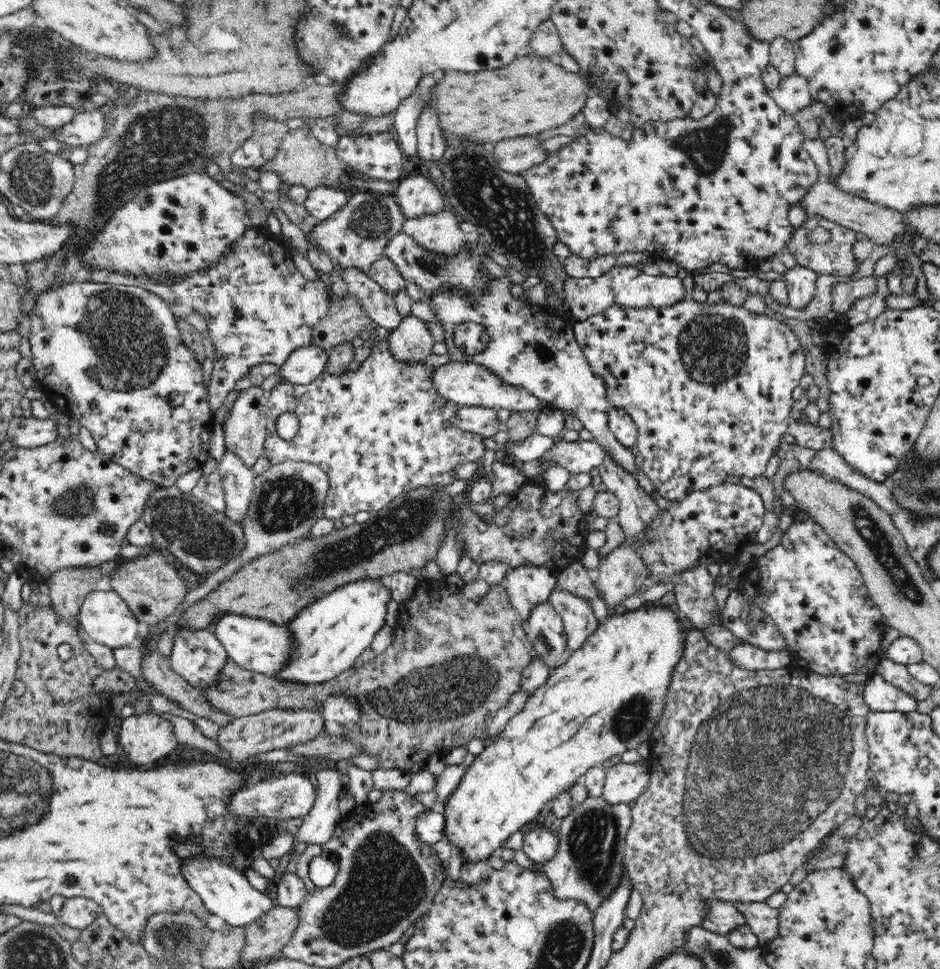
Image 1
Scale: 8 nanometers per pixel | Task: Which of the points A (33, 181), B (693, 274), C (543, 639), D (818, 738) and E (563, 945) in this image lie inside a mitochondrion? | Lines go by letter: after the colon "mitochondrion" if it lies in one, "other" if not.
A: mitochondrion
B: other
C: mitochondrion
D: mitochondrion
E: mitochondrion

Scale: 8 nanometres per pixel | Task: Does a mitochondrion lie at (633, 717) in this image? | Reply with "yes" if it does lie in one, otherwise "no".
yes

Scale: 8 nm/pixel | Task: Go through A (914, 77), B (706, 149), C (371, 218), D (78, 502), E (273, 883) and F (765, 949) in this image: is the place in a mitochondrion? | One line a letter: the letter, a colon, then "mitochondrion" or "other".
A: other
B: mitochondrion
C: mitochondrion
D: mitochondrion
E: other
F: other

